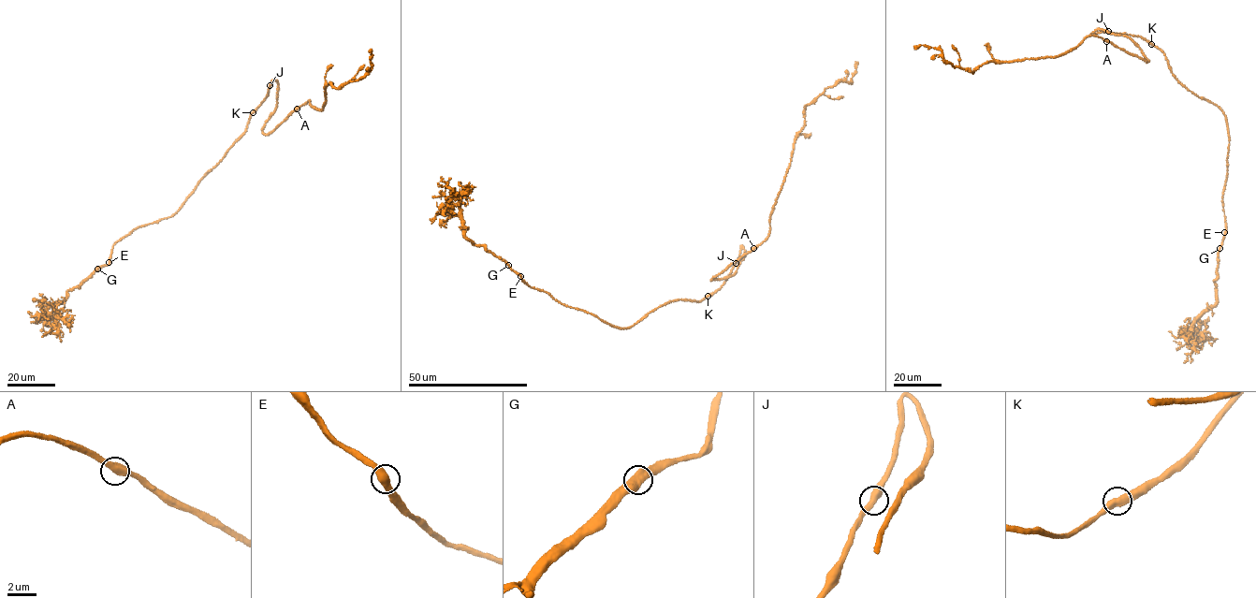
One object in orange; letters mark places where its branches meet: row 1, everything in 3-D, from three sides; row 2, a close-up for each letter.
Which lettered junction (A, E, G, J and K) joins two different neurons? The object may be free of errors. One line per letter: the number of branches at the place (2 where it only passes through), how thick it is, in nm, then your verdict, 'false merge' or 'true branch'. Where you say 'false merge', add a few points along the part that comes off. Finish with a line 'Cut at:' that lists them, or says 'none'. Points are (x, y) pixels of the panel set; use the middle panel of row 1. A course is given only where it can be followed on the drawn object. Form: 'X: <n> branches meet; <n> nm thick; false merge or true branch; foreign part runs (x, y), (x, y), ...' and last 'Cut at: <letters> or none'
A: 2 branches meet; 480 nm thick; true branch
E: 2 branches meet; 500 nm thick; true branch
G: 2 branches meet; 480 nm thick; true branch
J: 2 branches meet; 500 nm thick; true branch
K: 2 branches meet; 480 nm thick; true branch
Cut at: none

